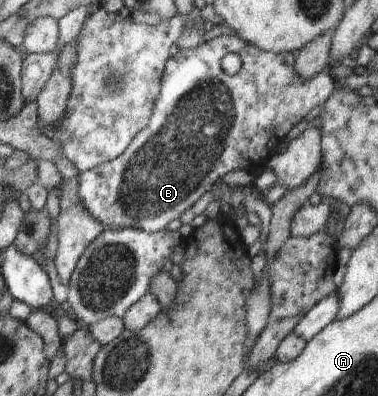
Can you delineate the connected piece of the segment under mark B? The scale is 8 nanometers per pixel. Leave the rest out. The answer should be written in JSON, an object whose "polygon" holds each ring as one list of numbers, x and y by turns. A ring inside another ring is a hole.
{"polygon":[[221,35,214,39,198,46,198,48,180,49,174,56,170,56,166,62,166,68,164,68,164,76,160,82,160,92,156,102,154,102,154,108,152,110,152,116,150,116,150,122,144,130,140,130,134,140,130,142,128,148,114,160,102,163,95,168,88,171,79,173,79,185,78,196,80,196,80,202,84,206,84,210,96,220,100,222,103,228,110,228,110,230,120,230,120,228,136,228,138,230,144,230,146,232,160,232,164,231,166,226,180,218,186,210,192,208,196,201,212,190,217,180,220,180,223,176,226,176,228,172,234,172,234,170,247,170,254,174,256,170,263,170,266,168,266,162,277,154,278,147,284,142,288,132,294,128,294,124,298,124,302,118,306,118,316,106,323,104,325,100,332,94,334,83,332,78,328,76,327,72,316,74,314,78,310,80,302,80,298,74,296,74,296,62,294,62,294,52,265,52,244,42,238,36],[228,53,237,54,242,60,241,69,234,75,227,74,221,66,222,58]]}

